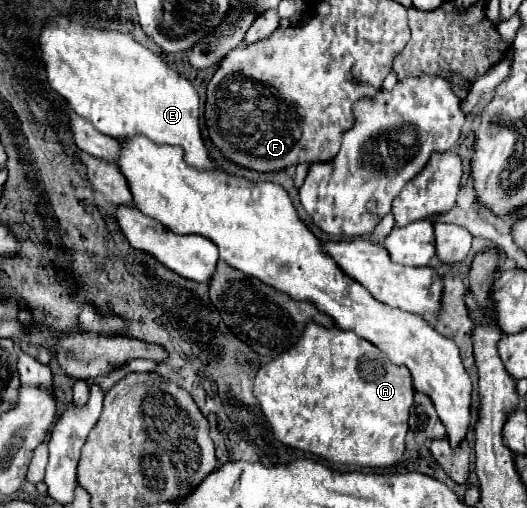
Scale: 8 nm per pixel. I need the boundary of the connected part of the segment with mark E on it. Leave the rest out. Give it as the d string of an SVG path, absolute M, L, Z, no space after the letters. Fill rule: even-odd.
M58 17L46 23L40 37L40 49L46 63L50 87L64 99L68 99L74 113L88 119L98 131L110 137L132 139L134 135L144 135L158 145L180 145L184 147L184 159L192 167L202 171L222 171L222 167L206 151L206 143L202 139L198 91L186 77L170 69L166 61L134 41L132 35L120 31L102 31Z

